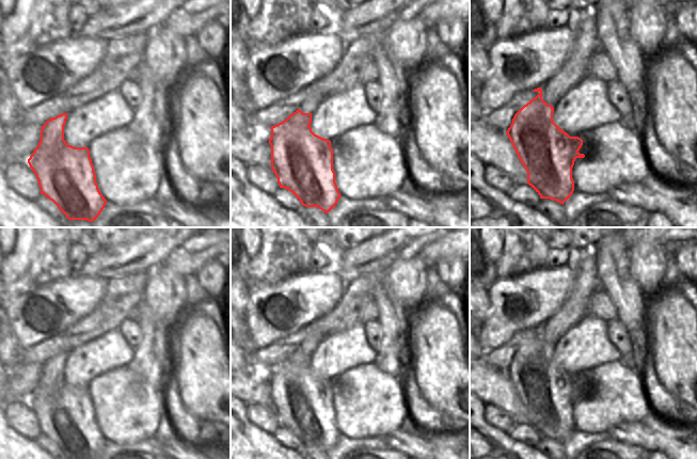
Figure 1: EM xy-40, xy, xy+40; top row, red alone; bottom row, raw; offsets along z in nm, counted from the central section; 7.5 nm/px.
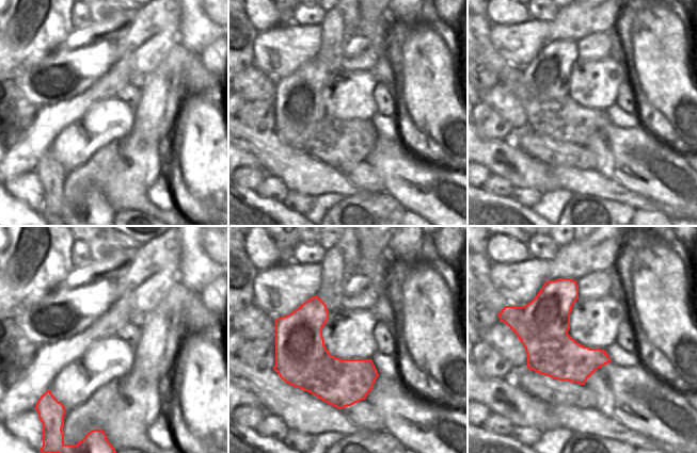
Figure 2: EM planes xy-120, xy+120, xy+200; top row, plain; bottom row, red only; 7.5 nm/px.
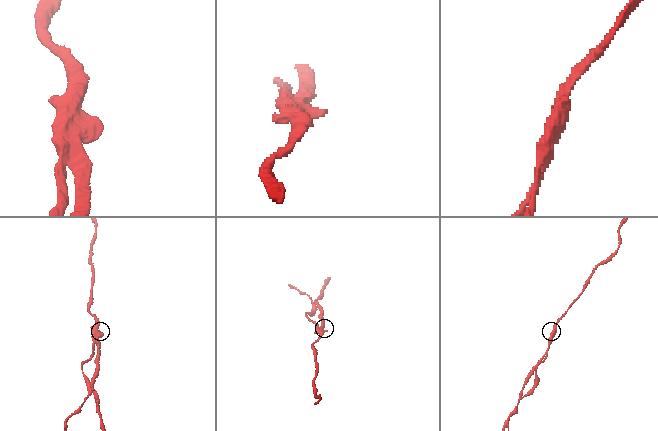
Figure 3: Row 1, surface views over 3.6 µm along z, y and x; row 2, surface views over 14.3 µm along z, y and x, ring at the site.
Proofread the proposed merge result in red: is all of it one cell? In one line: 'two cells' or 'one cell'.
two cells

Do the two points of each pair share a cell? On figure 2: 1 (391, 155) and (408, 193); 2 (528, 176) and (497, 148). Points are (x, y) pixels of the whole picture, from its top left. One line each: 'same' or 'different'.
1: same
2: same

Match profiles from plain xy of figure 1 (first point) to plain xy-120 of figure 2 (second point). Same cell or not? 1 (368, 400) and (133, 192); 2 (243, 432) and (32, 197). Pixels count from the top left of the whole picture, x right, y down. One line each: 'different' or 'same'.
1: same
2: different

